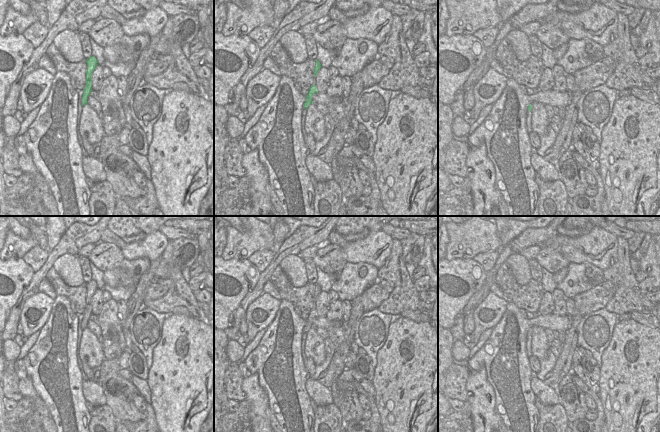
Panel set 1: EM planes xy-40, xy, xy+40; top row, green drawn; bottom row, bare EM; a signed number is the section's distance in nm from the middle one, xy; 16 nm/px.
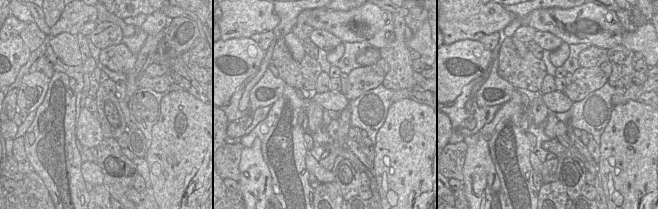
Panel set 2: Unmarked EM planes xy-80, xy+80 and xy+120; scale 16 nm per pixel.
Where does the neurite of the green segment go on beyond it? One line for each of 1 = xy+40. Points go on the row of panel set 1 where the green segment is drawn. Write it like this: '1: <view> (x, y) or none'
1: none

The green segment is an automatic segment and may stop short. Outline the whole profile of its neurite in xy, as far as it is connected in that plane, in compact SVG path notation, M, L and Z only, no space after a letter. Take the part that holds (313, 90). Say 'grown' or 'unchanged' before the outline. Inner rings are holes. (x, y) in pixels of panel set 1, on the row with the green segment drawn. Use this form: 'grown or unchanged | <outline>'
unchanged | M312 85L308 90L308 94L306 95L306 100L303 104L303 108L307 110L308 106L313 103L312 96L317 93L317 88L315 85Z

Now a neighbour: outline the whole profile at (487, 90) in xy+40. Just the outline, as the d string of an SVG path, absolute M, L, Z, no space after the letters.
M490 68L487 73L475 83L473 88L473 118L470 119L469 125L477 120L484 106L493 104L500 97L507 80L508 77L506 75L499 74L496 70Z

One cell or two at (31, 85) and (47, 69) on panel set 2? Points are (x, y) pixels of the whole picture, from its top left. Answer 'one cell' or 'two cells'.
two cells

